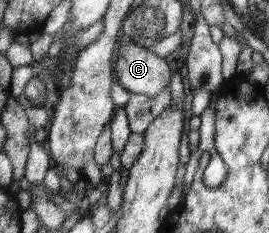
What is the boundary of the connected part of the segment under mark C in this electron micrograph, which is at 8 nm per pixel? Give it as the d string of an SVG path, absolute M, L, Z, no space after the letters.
M130 43L124 48L118 47L116 58L114 58L114 75L116 81L131 93L147 95L148 97L157 96L162 93L170 81L174 81L174 61L166 61L166 57L159 57L154 54L154 50L142 45Z

